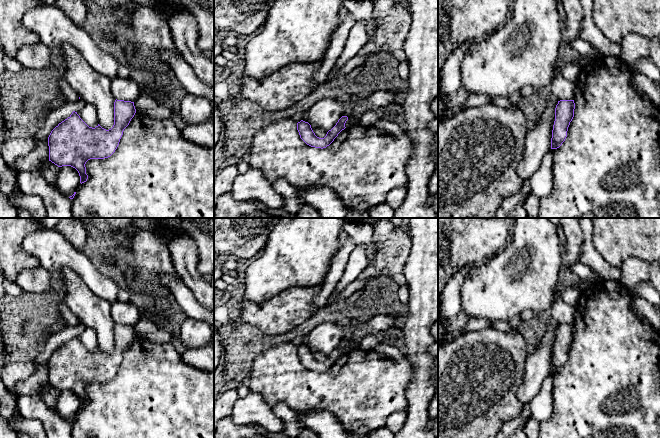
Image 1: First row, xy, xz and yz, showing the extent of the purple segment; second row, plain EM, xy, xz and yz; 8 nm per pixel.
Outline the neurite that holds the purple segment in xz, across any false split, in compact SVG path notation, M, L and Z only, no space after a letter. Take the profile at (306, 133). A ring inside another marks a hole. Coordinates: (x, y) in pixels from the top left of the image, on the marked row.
M342 116L336 125L327 132L324 138L319 138L313 132L311 125L308 122L301 120L297 123L297 130L299 132L300 138L309 146L315 148L326 148L329 146L338 134L344 130L345 123L348 120L347 116Z

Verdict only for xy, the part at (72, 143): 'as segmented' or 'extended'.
as segmented

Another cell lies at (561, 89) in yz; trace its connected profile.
M574 53L567 60L562 60L554 70L553 80L549 85L546 96L557 100L573 100L575 95L576 83L566 80L560 73L563 65L568 63L578 63L579 59Z

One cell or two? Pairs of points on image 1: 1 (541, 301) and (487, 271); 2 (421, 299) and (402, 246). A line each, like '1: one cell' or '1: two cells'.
1: one cell
2: two cells

